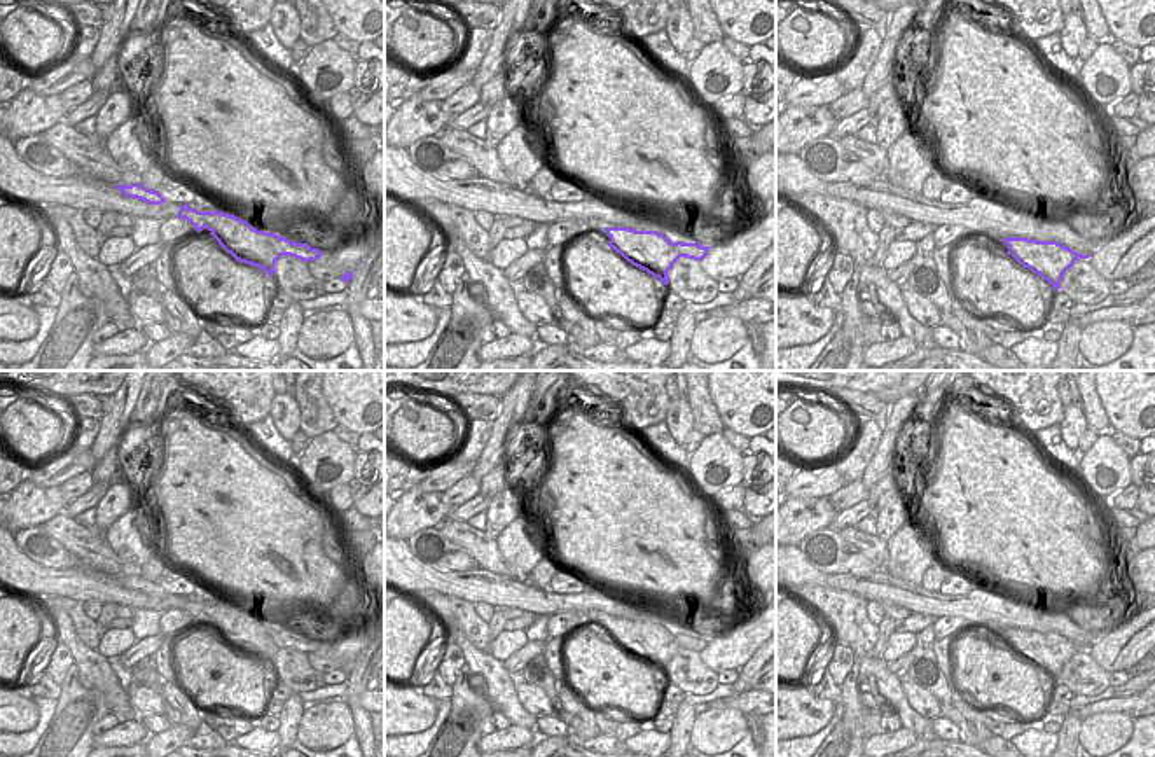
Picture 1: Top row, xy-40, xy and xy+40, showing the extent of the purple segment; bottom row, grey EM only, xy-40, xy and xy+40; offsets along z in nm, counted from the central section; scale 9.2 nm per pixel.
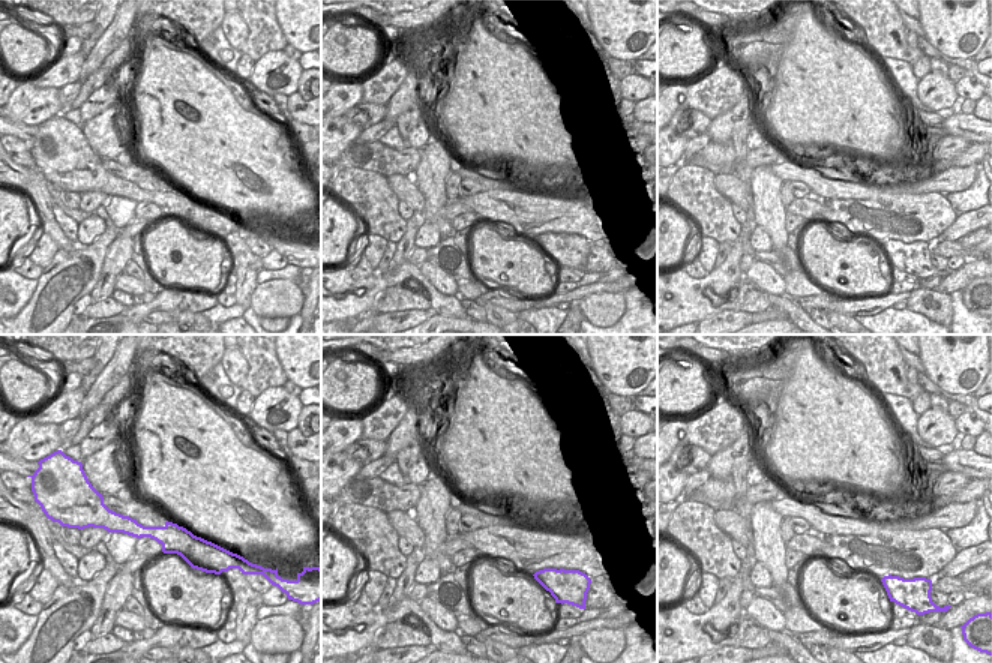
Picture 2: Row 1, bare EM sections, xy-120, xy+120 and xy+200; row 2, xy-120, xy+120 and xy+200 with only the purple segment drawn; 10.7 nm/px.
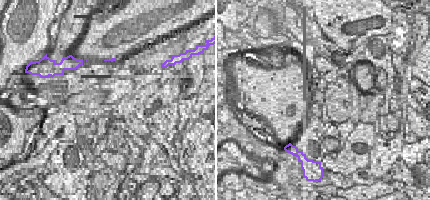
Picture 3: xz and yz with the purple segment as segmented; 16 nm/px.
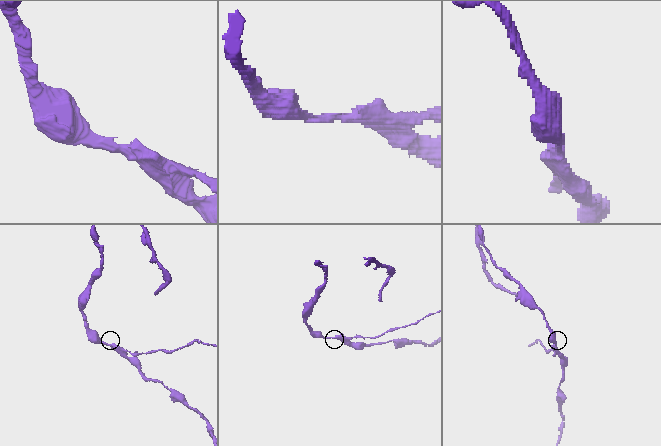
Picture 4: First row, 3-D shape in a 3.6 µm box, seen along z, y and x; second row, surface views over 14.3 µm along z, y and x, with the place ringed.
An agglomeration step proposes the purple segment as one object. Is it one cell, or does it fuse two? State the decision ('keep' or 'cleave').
cleave

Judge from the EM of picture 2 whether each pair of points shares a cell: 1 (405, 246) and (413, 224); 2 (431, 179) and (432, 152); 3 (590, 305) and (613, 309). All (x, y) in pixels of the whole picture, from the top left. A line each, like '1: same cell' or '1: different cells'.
1: same cell
2: same cell
3: same cell

